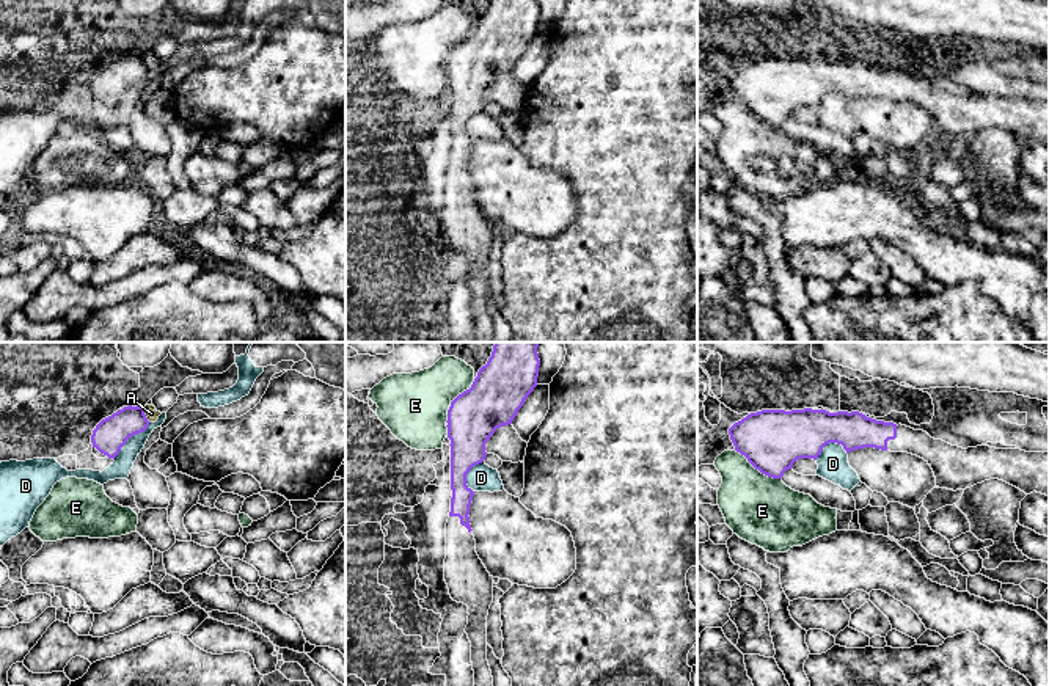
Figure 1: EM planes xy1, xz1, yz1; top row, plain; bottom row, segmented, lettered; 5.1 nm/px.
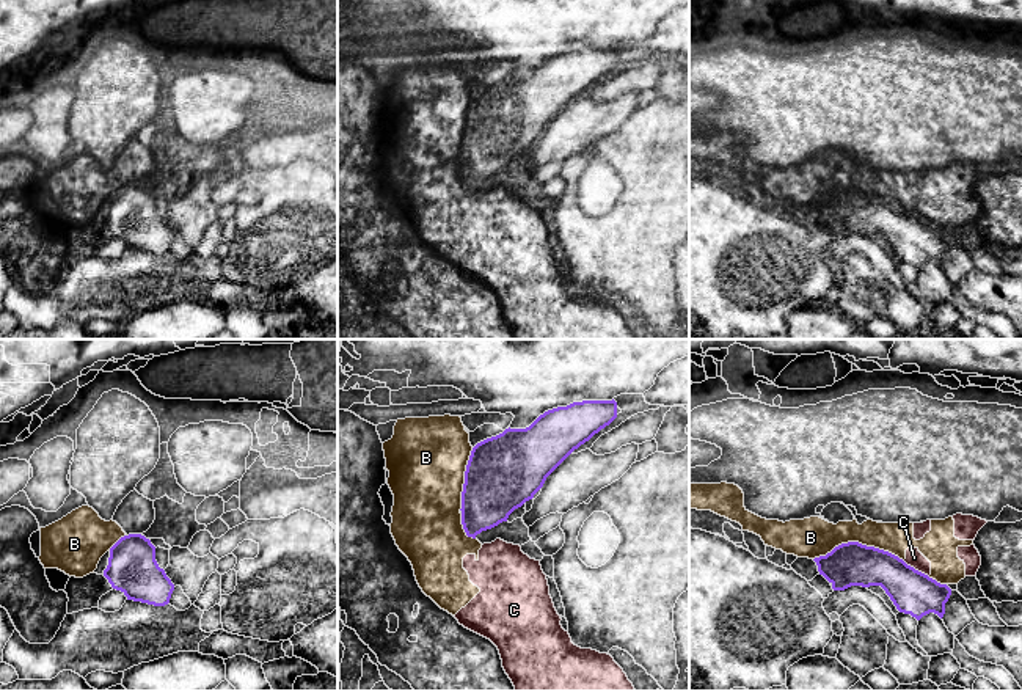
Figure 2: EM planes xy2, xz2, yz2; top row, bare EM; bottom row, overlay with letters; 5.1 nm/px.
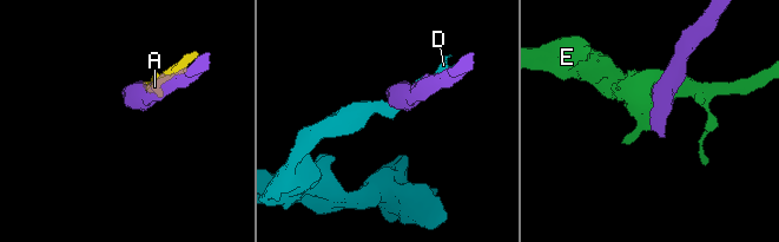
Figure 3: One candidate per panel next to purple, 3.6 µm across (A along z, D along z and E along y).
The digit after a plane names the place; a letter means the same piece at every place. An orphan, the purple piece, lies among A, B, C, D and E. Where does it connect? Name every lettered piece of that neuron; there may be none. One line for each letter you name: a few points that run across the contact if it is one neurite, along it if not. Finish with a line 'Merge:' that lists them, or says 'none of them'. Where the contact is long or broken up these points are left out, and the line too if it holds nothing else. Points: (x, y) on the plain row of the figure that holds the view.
Merge: none of them

